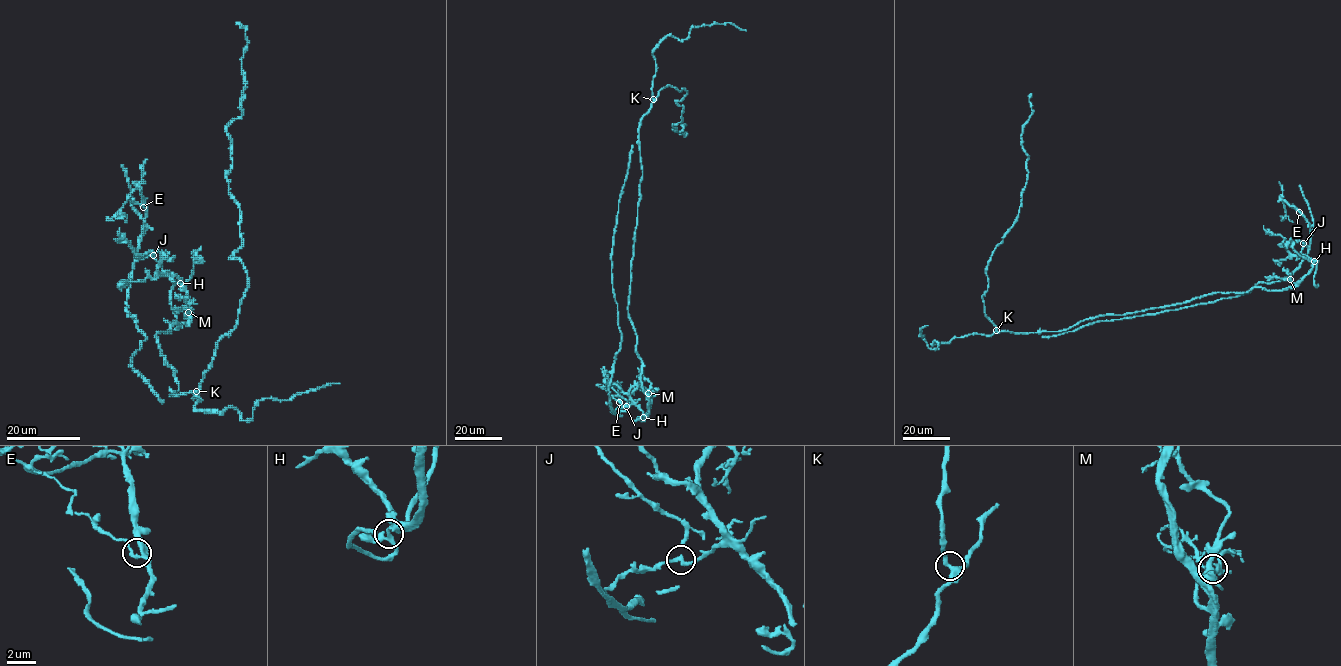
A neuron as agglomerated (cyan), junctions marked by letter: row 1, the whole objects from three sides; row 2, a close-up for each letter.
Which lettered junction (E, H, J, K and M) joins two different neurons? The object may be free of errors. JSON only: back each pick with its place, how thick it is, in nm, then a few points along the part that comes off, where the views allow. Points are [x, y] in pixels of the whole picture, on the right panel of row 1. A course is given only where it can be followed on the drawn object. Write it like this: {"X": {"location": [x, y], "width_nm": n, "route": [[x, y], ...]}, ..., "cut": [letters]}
{"J": {"location": [1303, 243], "width_nm": 220, "route": [[1303, 243], [1308, 254], [1291, 274], [1279, 281], [1258, 282], [1248, 292], [1155, 314], [1095, 322], [1042, 337]]}, "cut": ["J"]}

